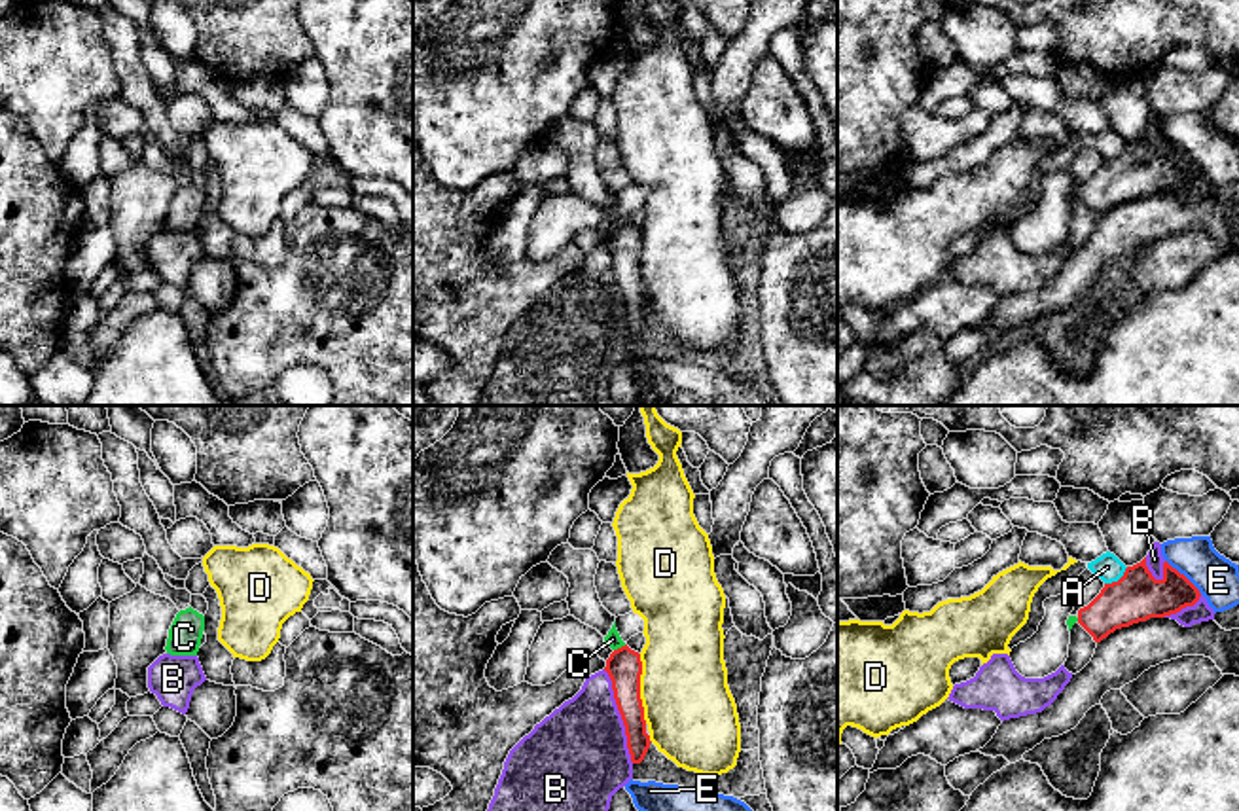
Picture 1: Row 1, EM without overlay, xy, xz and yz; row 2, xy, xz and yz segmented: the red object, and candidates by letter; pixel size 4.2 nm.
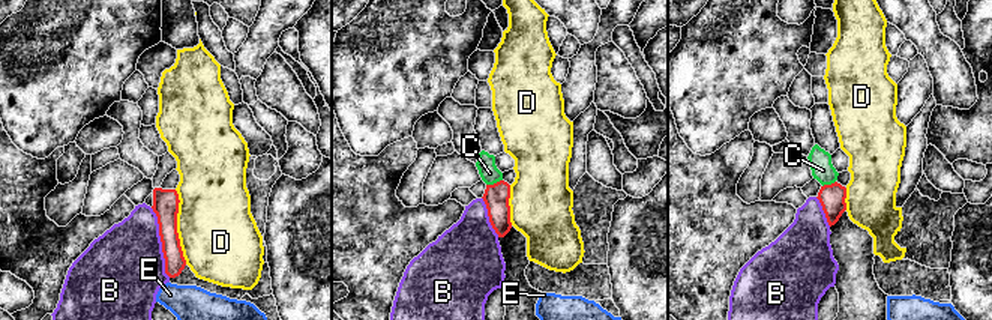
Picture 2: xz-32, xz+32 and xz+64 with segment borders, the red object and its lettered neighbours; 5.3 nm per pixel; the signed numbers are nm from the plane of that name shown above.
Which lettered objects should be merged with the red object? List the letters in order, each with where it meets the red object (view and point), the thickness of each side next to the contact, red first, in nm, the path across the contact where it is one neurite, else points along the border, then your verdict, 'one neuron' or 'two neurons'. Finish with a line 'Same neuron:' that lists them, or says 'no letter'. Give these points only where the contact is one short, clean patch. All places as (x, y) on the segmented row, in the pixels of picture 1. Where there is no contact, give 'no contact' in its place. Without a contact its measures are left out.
A: contact yz (1118, 580); calibres 220 and 110 nm; border yz (1128, 567), (1116, 580), (1105, 584); two neurons
B: contact xz (622, 717); calibres 150 and 420 nm; two neurons
C: contact xz (622, 647); calibres 150 and 70 nm; way xz (624, 666), (622, 647), (612, 639); one neuron
D: contact xz (639, 688); calibres 150 and 380 nm; two neurons
E: contact yz (1185, 576); calibres 220 and 190 nm; border yz (1166, 559), (1202, 594); two neurons
Same neuron: C

